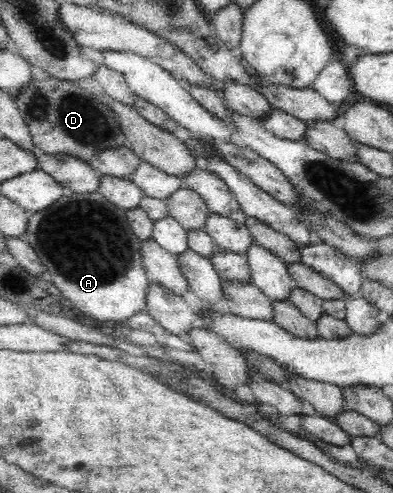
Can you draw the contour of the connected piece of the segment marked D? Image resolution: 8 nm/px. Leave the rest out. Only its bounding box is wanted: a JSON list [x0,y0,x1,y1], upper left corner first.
[16,76,127,163]

